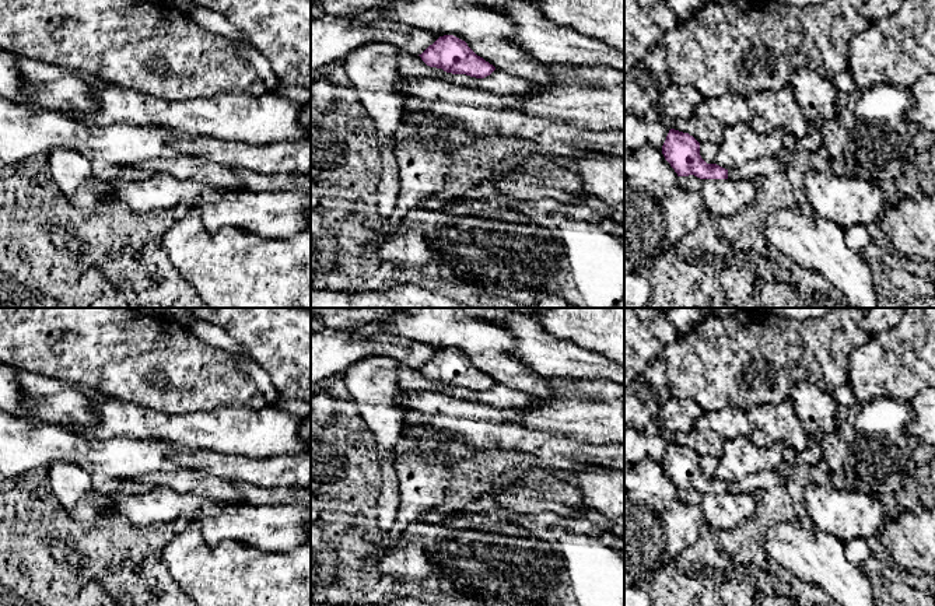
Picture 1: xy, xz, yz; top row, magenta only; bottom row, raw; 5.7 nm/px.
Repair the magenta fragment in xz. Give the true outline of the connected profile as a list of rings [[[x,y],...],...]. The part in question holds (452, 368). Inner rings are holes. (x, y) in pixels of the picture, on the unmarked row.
[[[454,348],[440,350],[419,369],[427,379],[452,388],[484,392],[495,383],[493,378],[477,369],[465,354]]]

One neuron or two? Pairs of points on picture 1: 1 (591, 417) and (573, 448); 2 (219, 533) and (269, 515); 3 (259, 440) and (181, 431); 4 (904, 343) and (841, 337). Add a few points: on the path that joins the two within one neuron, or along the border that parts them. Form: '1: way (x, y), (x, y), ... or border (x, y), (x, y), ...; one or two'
1: border (563, 437), (574, 437), (588, 442), (609, 442); two
2: way (231, 524), (256, 524); one
3: way (240, 434), (200, 433); one
4: border (872, 336), (853, 353), (848, 365); two

